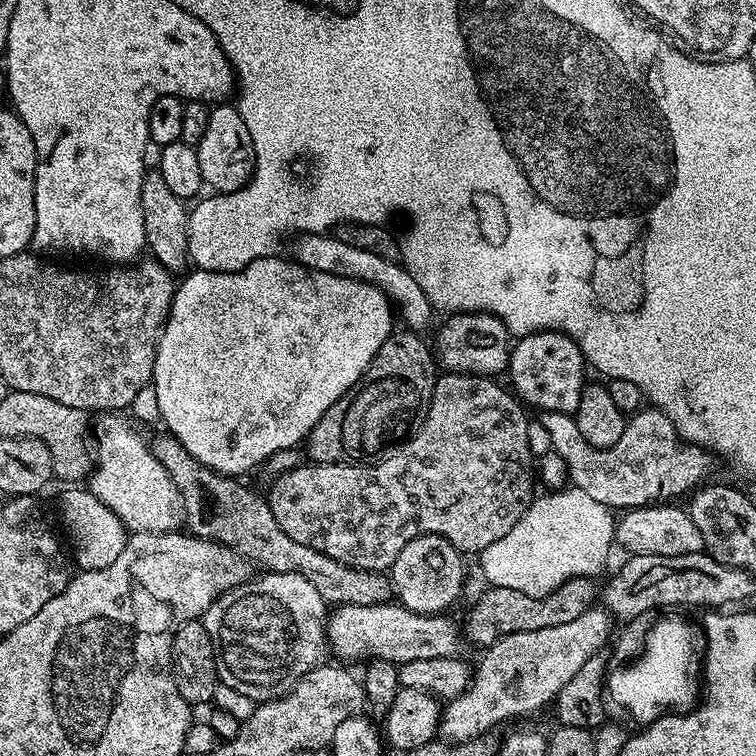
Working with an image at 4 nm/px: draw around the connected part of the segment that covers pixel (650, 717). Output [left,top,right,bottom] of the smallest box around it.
[606,616,706,726]

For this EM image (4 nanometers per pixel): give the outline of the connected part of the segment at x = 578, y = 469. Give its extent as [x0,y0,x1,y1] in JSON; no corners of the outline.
[538,406,714,510]

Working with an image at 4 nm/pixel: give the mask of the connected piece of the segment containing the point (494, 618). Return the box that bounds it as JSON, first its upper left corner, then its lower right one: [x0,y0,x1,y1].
[462,577,598,646]

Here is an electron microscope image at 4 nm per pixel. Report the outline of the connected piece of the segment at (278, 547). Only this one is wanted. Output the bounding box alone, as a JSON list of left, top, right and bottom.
[163,438,393,606]

